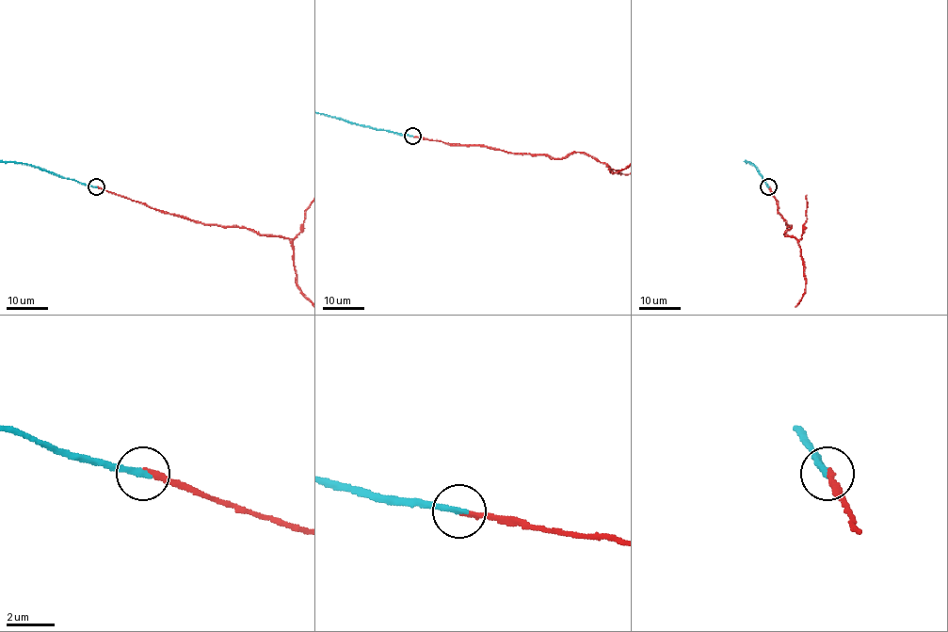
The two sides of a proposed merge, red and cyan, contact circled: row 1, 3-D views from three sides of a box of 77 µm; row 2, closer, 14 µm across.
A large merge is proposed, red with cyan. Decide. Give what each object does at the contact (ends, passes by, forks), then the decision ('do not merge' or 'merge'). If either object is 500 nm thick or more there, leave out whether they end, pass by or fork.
red ends | cyan ends | merge

